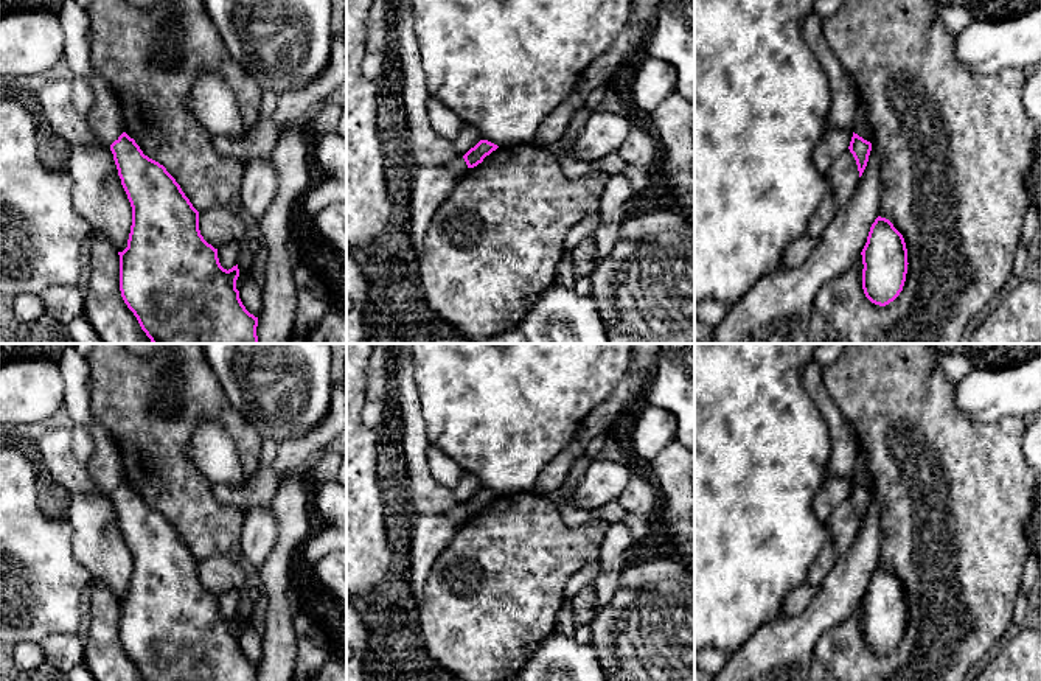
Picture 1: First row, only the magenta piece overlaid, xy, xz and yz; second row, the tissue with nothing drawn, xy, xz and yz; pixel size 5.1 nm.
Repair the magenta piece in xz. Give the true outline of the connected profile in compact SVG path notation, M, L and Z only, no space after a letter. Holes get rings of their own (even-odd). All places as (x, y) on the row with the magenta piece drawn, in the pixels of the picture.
M480 140L474 148L471 148L465 155L465 162L468 168L474 168L479 163L483 162L486 155L489 155L493 151L496 151L499 146L488 141L488 140Z

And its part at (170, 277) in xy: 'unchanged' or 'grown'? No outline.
unchanged

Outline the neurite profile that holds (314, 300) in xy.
M303 261L294 264L294 285L297 294L297 314L294 333L308 336L334 308L332 297L322 280Z

